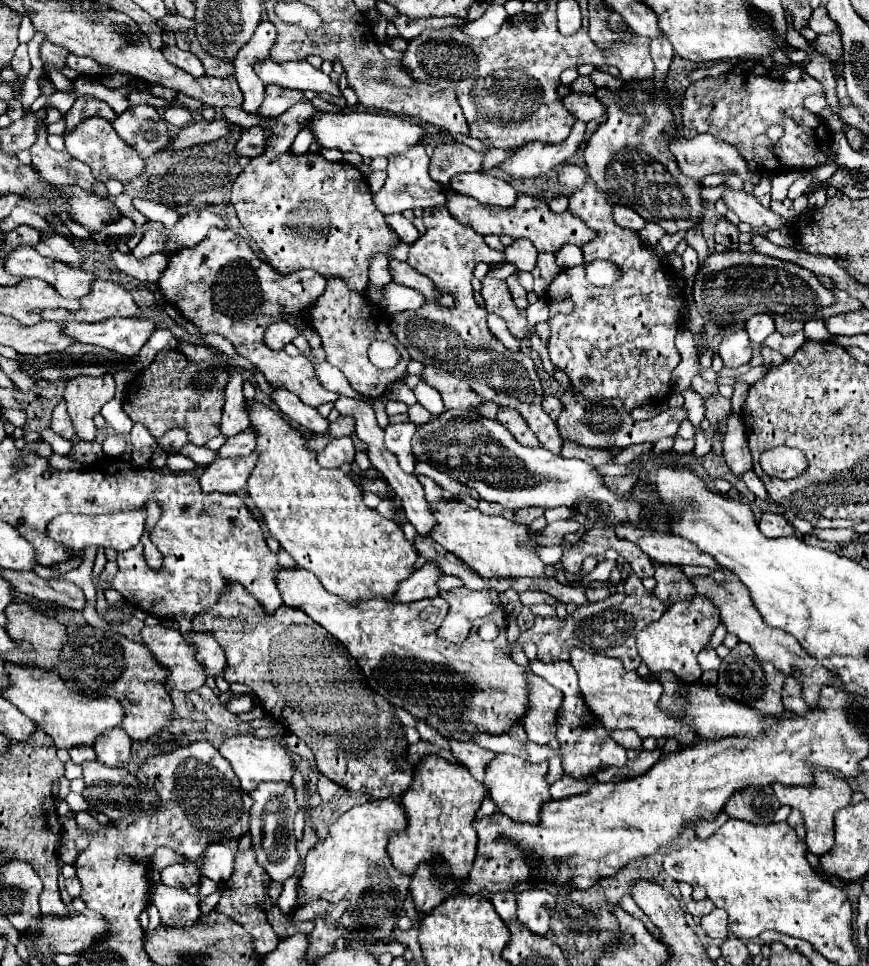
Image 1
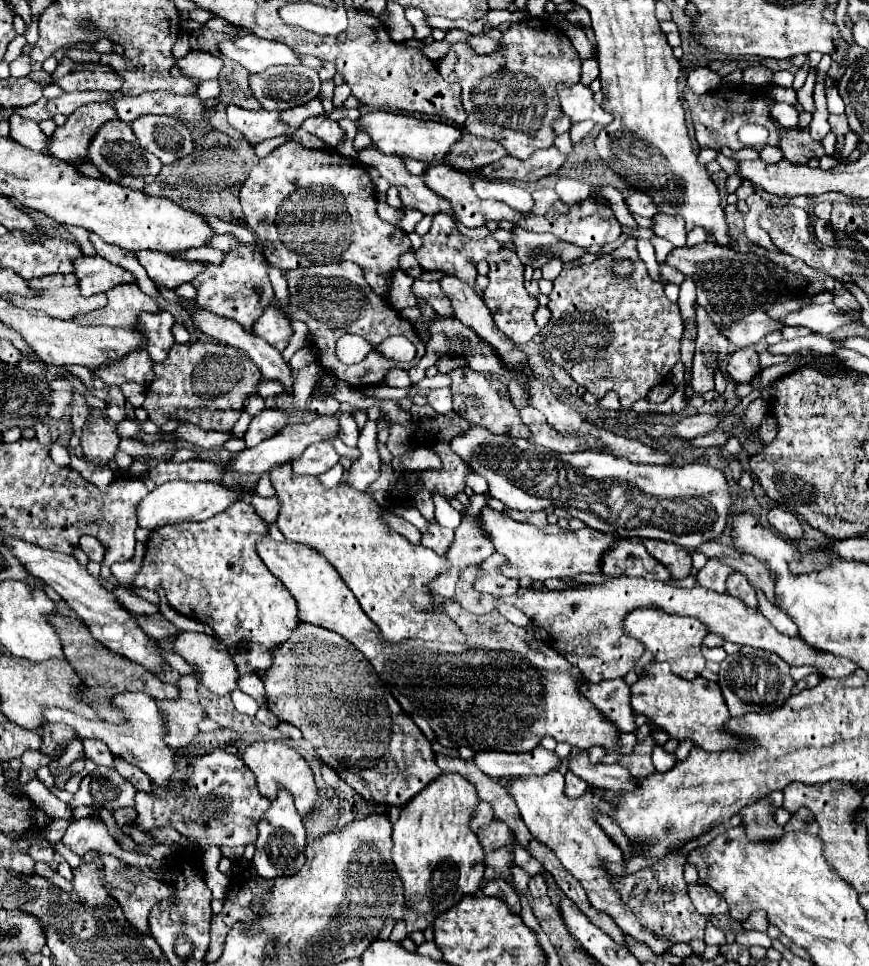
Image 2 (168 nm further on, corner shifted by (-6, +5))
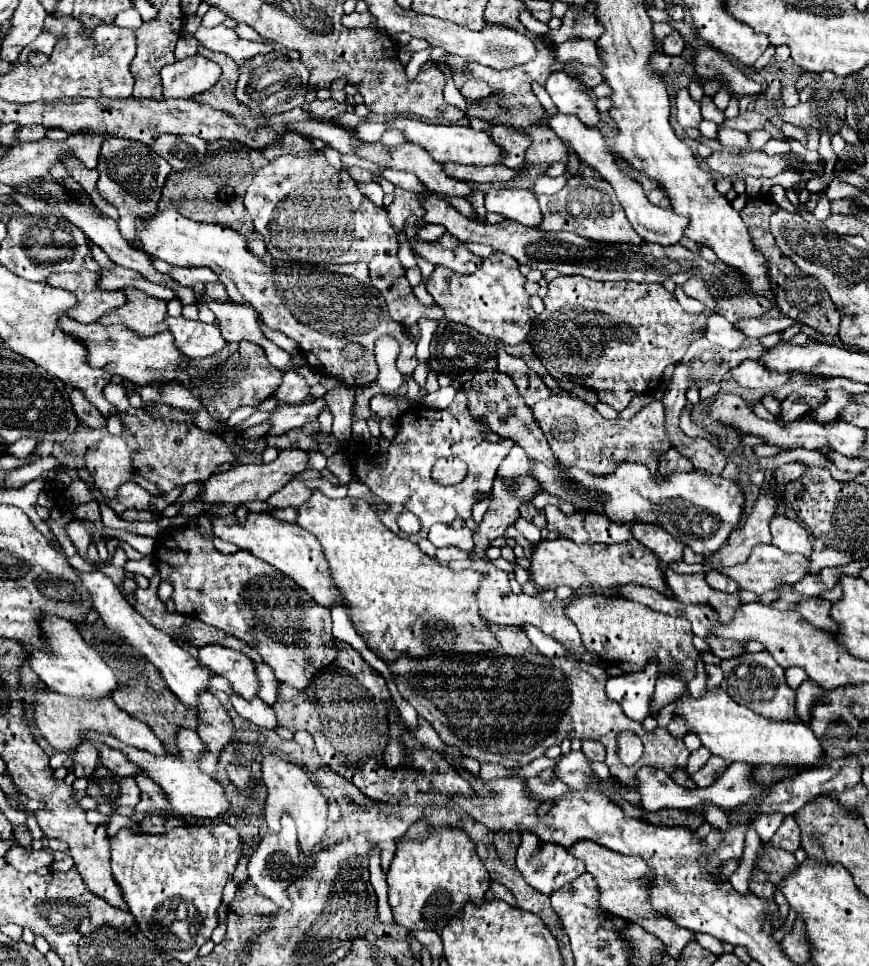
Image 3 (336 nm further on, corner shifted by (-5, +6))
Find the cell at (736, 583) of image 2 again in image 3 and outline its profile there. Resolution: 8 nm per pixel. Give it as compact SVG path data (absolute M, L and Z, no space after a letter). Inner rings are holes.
M718 570L706 572L706 582L708 582L710 588L720 590L720 592L738 592L738 590L740 590L740 586L738 586L732 578L728 578L728 576L722 574L722 572L718 574Z

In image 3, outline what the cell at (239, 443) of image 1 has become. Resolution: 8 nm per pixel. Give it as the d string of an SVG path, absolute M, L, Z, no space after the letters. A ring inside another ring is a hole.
M316 398L312 404L282 404L270 412L270 430L266 436L282 436L294 428L302 428L306 422L318 418L318 412L324 408L324 400Z

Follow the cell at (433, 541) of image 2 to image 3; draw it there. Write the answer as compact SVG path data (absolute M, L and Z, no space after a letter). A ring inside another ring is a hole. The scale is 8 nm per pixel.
M452 544L436 550L436 560L442 562L442 564L448 564L452 560L462 560L462 558L468 558L468 556L458 546L452 546Z

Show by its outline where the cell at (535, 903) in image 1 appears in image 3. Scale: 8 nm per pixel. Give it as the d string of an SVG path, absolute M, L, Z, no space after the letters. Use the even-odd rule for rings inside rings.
M522 832L520 834L520 846L518 846L518 852L516 852L516 868L522 872L524 880L534 890L538 890L542 894L552 894L554 890L560 890L564 884L572 882L574 878L578 878L584 872L582 862L576 862L574 856L564 846L558 846L551 841L542 841L532 832Z

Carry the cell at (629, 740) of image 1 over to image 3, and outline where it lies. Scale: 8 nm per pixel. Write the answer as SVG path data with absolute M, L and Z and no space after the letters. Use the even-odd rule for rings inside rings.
M660 676L656 682L654 698L650 702L650 716L658 716L658 712L670 704L672 700L678 700L686 692L686 682L674 678L674 676Z

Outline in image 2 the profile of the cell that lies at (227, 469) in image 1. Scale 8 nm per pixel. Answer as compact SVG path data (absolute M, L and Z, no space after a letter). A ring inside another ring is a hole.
M327 415L317 417L315 421L311 421L311 423L307 423L307 425L305 425L305 423L287 425L287 427L281 429L277 435L273 435L271 439L265 439L265 441L259 443L257 447L251 447L251 449L241 451L241 453L237 455L237 459L229 461L225 467L227 467L227 469L241 471L241 473L259 473L259 475L261 475L261 473L269 471L269 469L275 467L275 465L283 465L283 463L287 463L287 461L299 457L299 455L305 451L305 447L309 447L311 443L327 441L327 439L335 437L337 429L339 429L339 421L337 421L335 417L327 417Z

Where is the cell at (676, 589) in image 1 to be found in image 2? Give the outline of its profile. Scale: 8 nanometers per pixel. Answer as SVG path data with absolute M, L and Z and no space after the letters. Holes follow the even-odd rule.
M641 539L641 543L647 547L647 551L659 561L663 563L673 579L685 579L689 577L689 571L691 571L691 555L675 545L675 543L667 543L667 541L653 541L653 539Z

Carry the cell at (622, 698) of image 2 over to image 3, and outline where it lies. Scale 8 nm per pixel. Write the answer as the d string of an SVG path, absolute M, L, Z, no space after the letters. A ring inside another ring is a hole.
M650 662L640 672L608 678L606 694L610 700L618 702L624 708L624 714L628 718L642 722L650 712L650 700L656 678L658 678L658 668L654 662Z

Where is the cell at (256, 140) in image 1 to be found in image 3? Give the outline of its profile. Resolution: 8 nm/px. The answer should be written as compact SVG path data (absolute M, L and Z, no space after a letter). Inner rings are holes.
M314 100L314 102L308 102L304 106L304 110L308 114L312 114L314 118L334 118L338 112L344 112L344 104L336 102L336 100Z

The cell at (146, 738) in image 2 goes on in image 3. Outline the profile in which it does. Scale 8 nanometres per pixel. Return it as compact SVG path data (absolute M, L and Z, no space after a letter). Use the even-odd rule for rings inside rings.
M178 728L176 730L176 748L178 748L178 754L152 754L148 750L138 750L134 746L128 746L116 738L110 738L106 734L96 734L96 732L90 732L88 738L92 738L94 744L106 744L114 750L120 750L130 762L134 762L136 766L140 766L144 770L146 776L150 776L162 790L164 794L168 796L172 808L180 814L190 814L190 816L198 816L198 818L214 818L214 816L220 816L222 812L226 812L228 808L228 800L220 788L218 782L214 782L210 776L206 776L198 766L196 766L196 756L204 750L204 744L200 742L198 734L192 732L192 730L186 730L186 728Z

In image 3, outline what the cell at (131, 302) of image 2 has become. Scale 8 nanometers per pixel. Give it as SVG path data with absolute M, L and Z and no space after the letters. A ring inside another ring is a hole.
M126 288L122 292L126 296L126 304L110 310L100 320L102 324L124 324L142 336L154 336L166 330L166 302L150 298L148 294L134 288Z

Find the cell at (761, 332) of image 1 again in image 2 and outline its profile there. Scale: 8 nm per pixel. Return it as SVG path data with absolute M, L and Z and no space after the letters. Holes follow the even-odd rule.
M755 311L745 315L743 319L737 319L735 323L723 327L719 333L735 347L743 349L749 345L755 345L759 339L763 339L767 333L773 333L781 329L781 325L773 319L769 319L763 311Z

